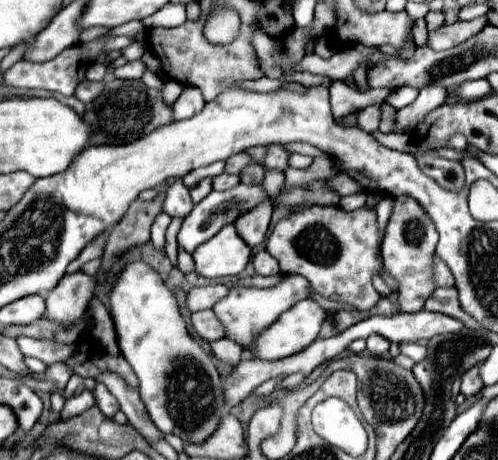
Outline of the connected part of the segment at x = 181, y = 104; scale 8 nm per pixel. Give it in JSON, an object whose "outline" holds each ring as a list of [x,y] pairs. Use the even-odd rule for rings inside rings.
{"outline":[[[184,87],[178,101],[172,105],[174,119],[176,121],[190,119],[190,117],[198,115],[204,109],[204,105],[206,105],[206,101],[202,99],[202,95],[200,95],[200,91],[196,87]]]}

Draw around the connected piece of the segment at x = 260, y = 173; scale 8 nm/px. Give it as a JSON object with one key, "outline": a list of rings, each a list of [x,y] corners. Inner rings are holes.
{"outline":[[[250,165],[250,167],[244,167],[244,171],[240,173],[240,181],[250,181],[250,183],[262,183],[262,177],[264,177],[264,169],[260,165]]]}

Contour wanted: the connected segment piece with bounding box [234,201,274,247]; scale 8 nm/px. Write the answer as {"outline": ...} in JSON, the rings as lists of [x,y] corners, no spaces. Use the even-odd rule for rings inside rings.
{"outline":[[[264,201],[256,209],[248,211],[240,219],[236,219],[236,223],[234,223],[236,225],[236,231],[238,231],[238,235],[244,241],[248,241],[250,247],[256,247],[256,245],[260,245],[266,239],[266,231],[268,231],[272,209],[274,209],[272,203],[270,201]]]}

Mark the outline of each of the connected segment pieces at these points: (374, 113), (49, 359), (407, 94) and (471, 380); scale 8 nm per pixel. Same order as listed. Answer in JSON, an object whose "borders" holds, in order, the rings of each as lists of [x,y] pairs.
{"borders":[[[[374,103],[362,111],[358,111],[358,127],[372,133],[378,129],[378,123],[380,123],[380,115],[382,115],[382,105],[380,103]]],[[[20,335],[20,339],[16,339],[20,351],[26,357],[36,357],[40,361],[44,361],[46,365],[56,363],[56,361],[64,361],[68,359],[76,345],[58,345],[56,341],[42,341],[42,339],[28,339],[24,335]]],[[[398,87],[388,95],[386,103],[392,105],[394,109],[402,109],[402,107],[410,105],[416,99],[416,95],[418,95],[418,89],[414,89],[414,87]]],[[[478,365],[472,367],[470,371],[466,371],[462,375],[462,385],[460,385],[460,393],[464,397],[470,397],[470,395],[476,395],[478,391],[482,389],[482,381],[480,381],[480,375],[478,375]]]]}

